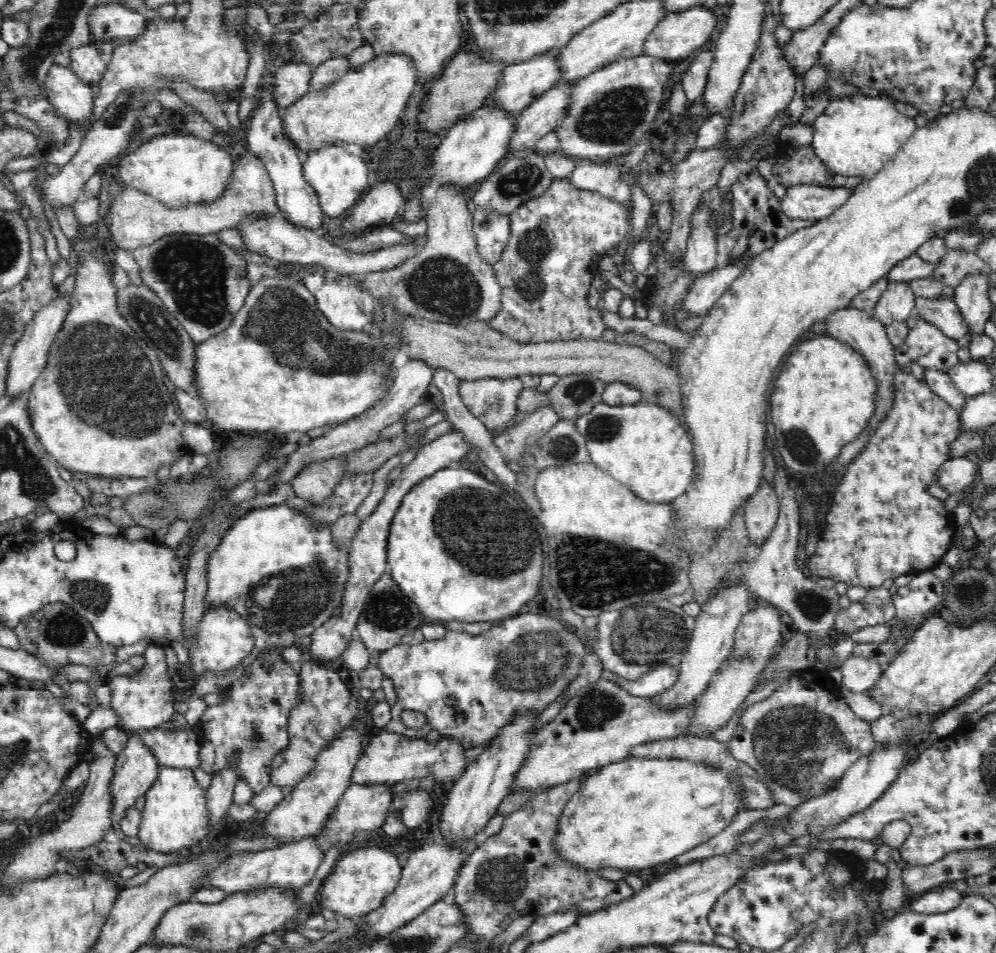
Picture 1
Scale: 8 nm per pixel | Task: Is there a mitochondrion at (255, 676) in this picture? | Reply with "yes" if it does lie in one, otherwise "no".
no

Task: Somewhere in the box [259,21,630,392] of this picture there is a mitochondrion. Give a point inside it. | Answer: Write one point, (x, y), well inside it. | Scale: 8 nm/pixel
(441, 285)

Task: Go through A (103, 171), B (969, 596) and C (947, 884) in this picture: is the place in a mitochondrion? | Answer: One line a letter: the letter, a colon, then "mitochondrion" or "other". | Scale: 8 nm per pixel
A: other
B: mitochondrion
C: other

